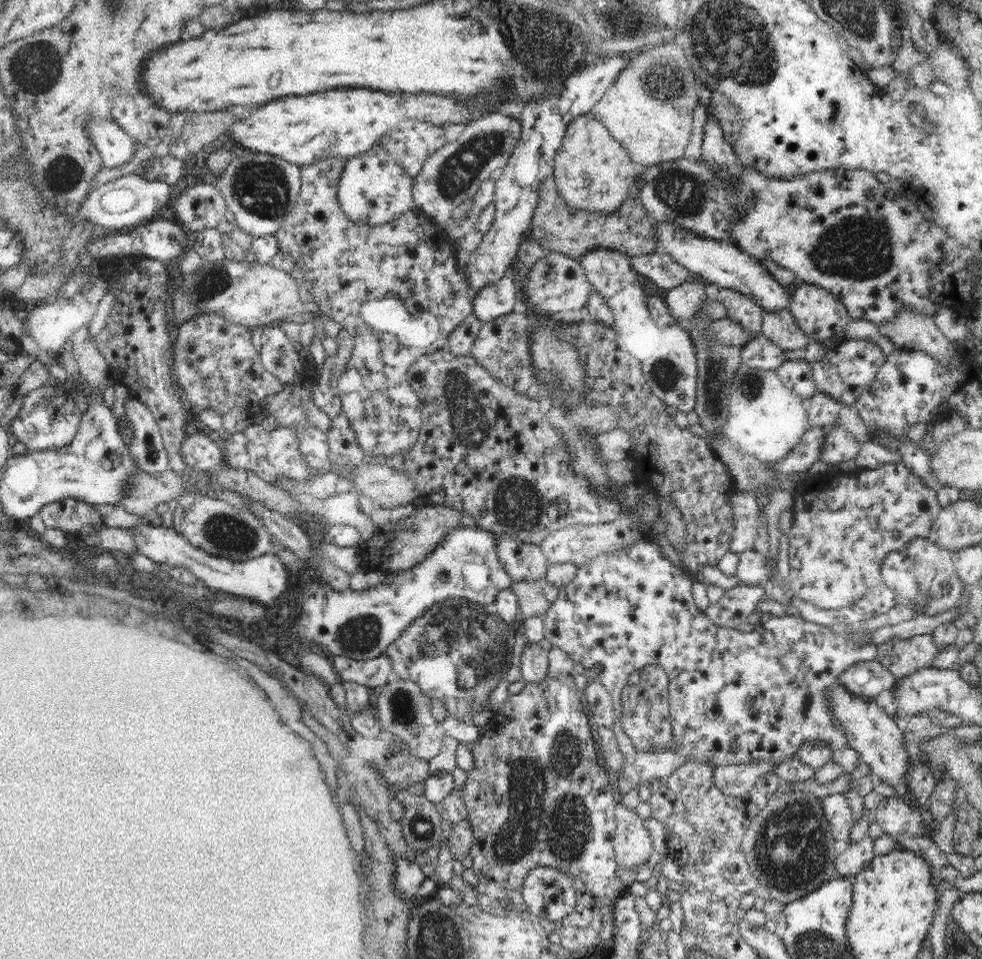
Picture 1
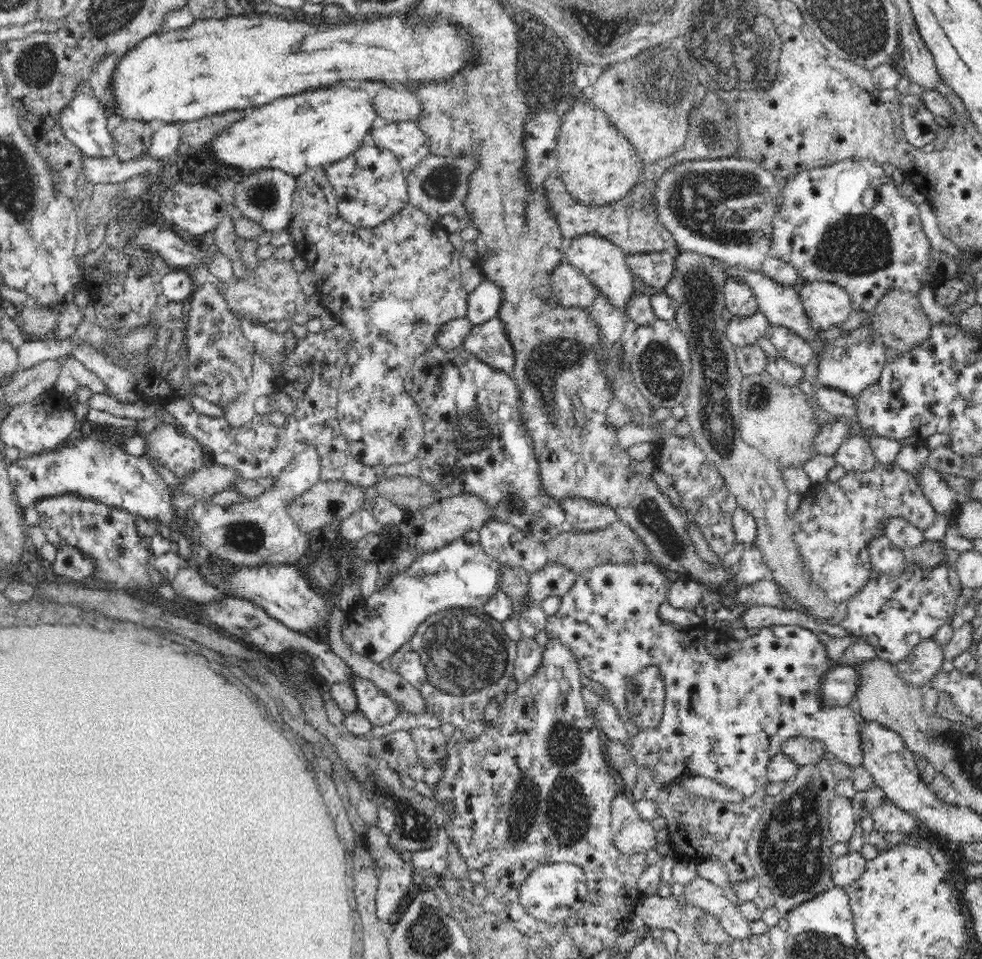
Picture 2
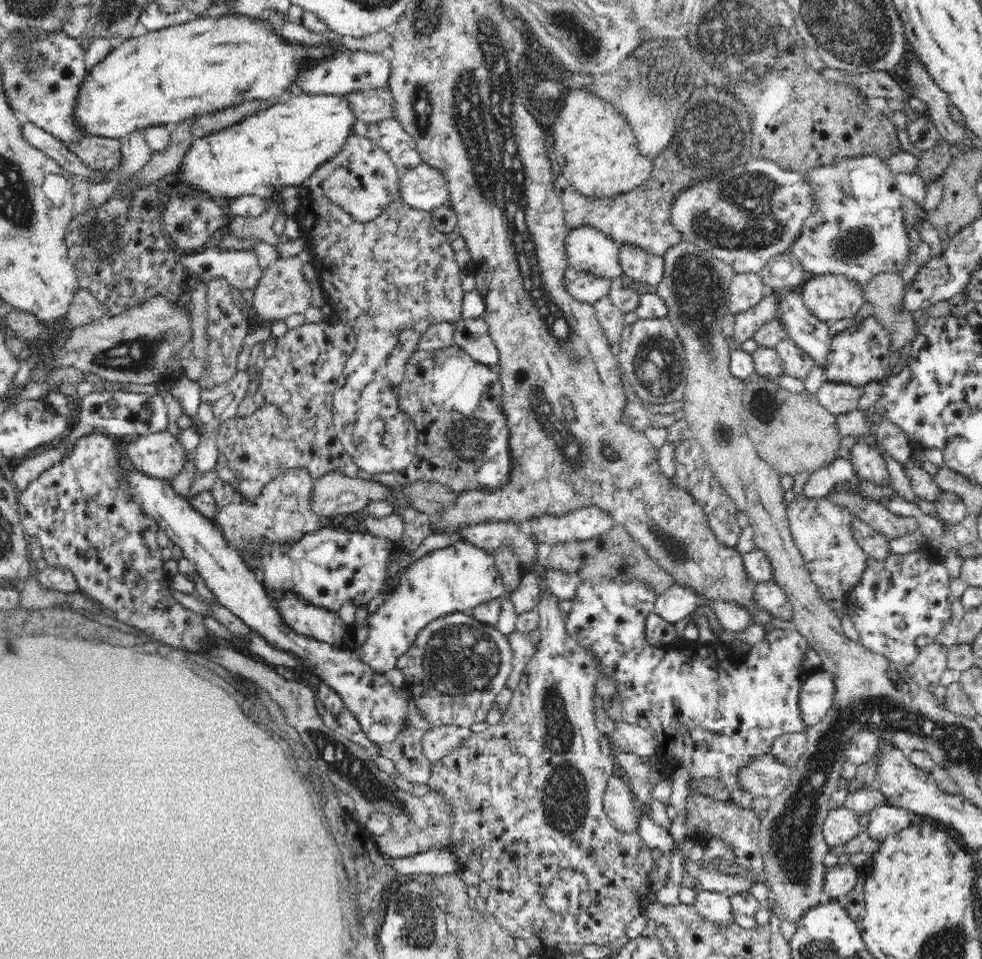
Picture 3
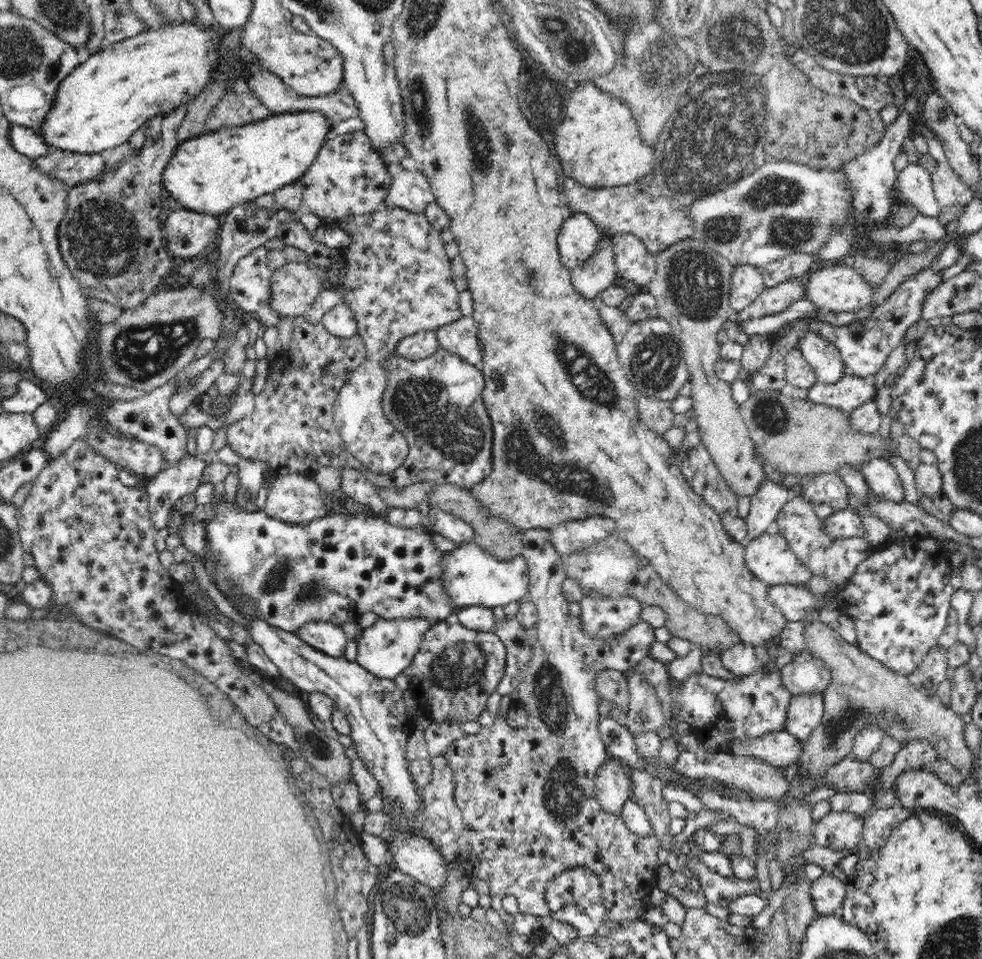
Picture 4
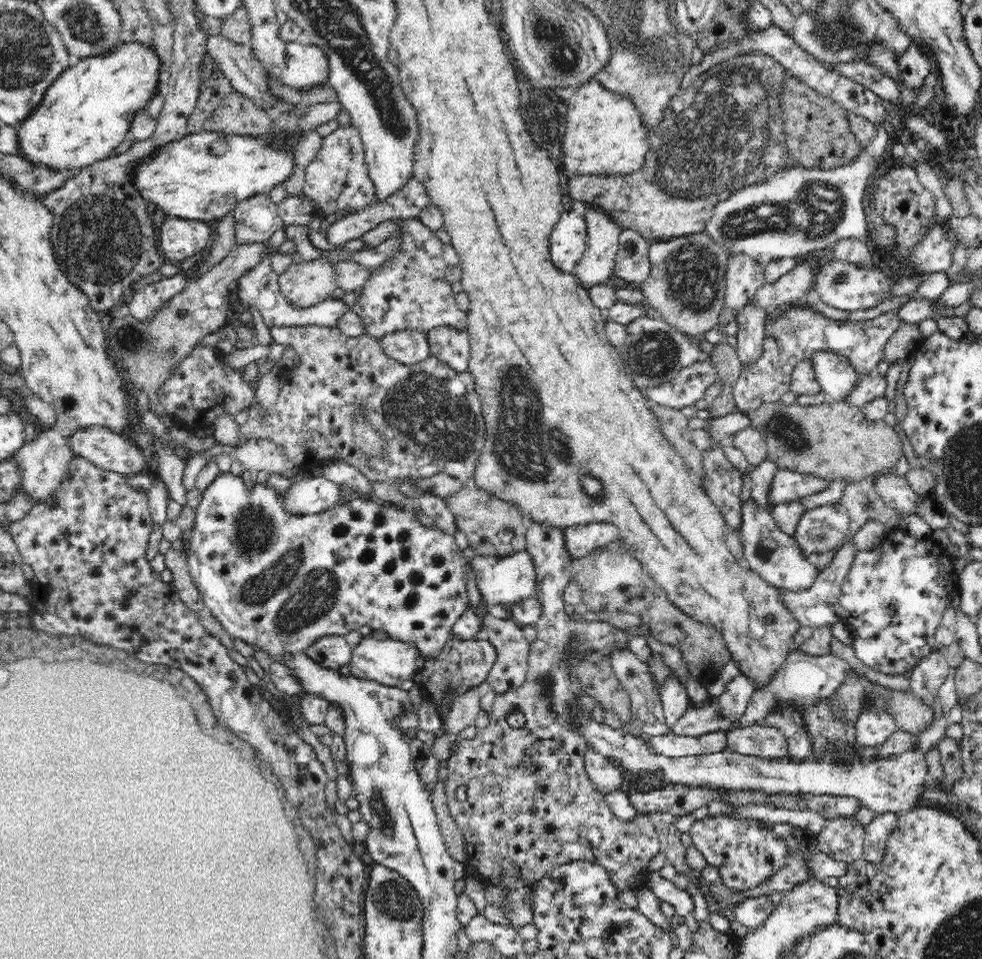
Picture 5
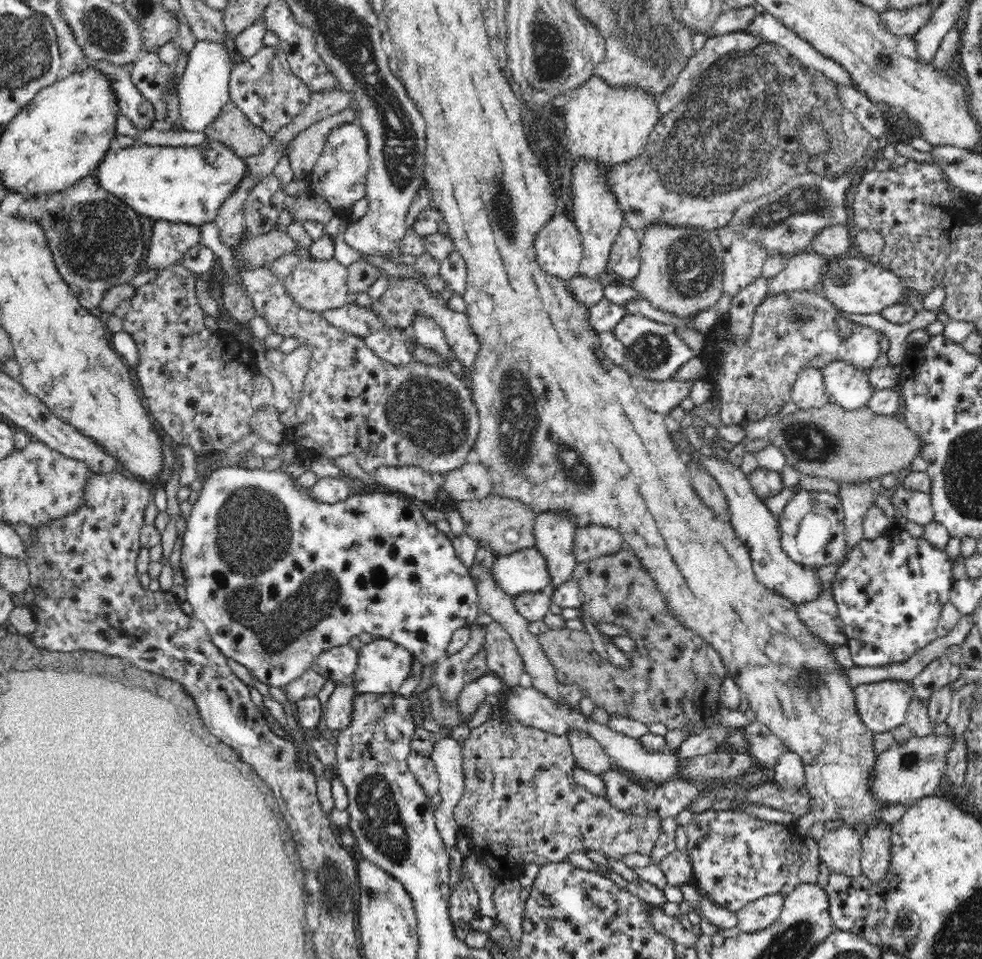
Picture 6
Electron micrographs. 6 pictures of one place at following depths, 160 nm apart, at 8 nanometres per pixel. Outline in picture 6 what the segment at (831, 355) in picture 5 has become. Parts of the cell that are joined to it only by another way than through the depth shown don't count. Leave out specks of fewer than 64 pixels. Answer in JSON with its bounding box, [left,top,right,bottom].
[820,360,873,411]

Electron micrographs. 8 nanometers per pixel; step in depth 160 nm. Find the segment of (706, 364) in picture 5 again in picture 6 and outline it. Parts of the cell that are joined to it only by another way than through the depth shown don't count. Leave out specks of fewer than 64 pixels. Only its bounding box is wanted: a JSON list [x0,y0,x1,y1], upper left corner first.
[636,378,694,415]

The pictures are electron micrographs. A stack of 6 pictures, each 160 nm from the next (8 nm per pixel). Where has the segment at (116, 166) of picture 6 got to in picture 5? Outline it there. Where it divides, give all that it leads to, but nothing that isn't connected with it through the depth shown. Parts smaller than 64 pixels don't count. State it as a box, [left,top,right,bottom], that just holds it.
[135,128,305,223]

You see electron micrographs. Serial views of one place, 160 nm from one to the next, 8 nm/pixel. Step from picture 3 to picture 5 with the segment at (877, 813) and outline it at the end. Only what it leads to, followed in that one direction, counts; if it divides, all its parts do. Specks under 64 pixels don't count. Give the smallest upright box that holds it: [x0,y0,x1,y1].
[863,812,899,862]

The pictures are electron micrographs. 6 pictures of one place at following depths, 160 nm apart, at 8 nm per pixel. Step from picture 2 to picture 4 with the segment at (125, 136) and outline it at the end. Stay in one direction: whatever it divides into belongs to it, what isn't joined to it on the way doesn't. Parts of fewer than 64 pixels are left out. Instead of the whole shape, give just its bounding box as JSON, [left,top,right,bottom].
[35,147,108,184]

